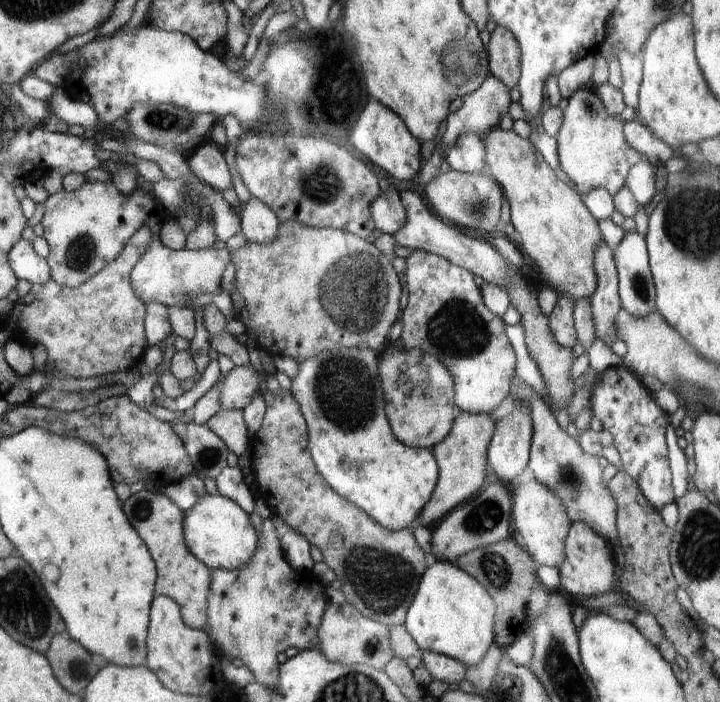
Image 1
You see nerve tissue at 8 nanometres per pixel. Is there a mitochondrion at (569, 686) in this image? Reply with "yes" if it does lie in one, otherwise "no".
yes

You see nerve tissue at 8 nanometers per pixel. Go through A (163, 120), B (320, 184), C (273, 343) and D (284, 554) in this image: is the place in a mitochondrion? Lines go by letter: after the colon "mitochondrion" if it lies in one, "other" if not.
A: mitochondrion
B: mitochondrion
C: other
D: other

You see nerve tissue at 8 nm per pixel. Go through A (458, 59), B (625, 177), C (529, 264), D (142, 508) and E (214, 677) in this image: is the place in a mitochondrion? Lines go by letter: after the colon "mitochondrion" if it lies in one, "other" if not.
A: mitochondrion
B: other
C: other
D: mitochondrion
E: other

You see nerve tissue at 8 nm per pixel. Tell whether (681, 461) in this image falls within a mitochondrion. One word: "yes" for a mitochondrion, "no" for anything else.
no

